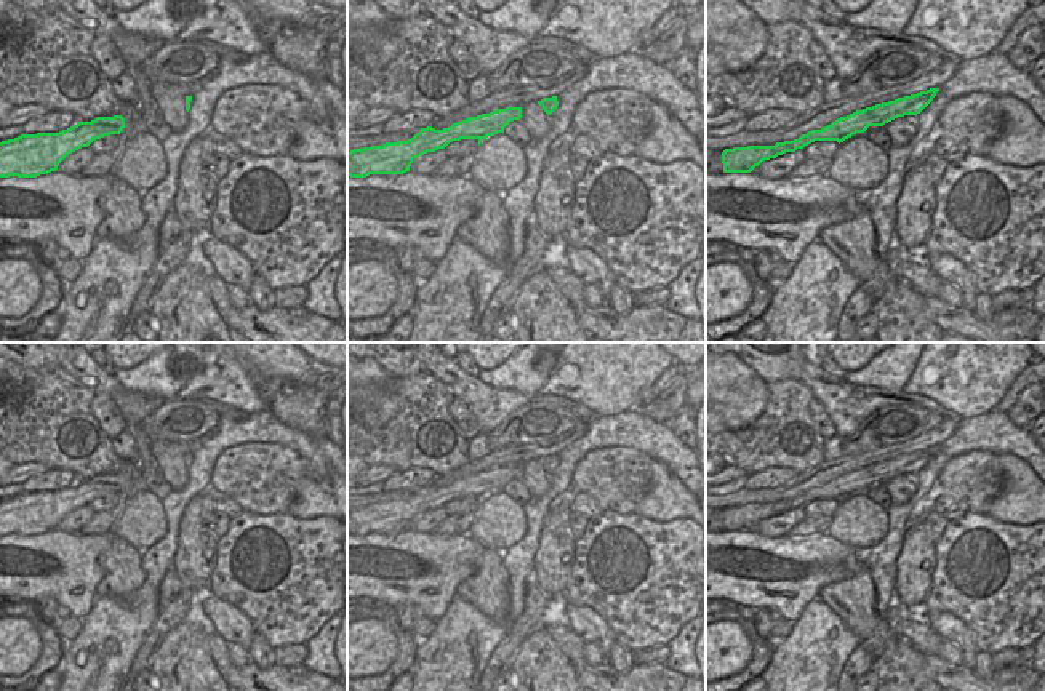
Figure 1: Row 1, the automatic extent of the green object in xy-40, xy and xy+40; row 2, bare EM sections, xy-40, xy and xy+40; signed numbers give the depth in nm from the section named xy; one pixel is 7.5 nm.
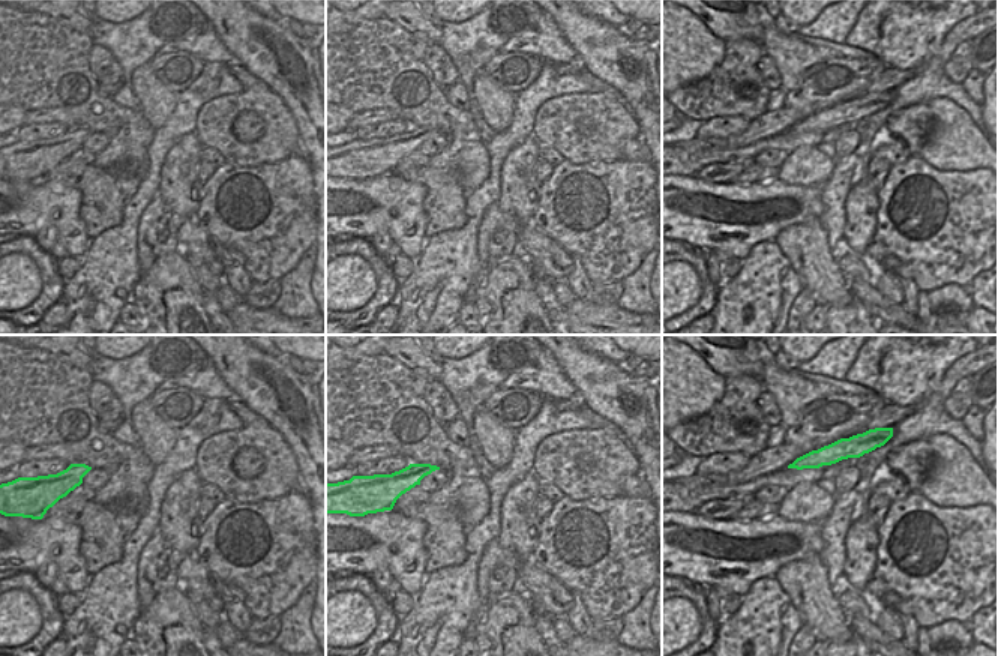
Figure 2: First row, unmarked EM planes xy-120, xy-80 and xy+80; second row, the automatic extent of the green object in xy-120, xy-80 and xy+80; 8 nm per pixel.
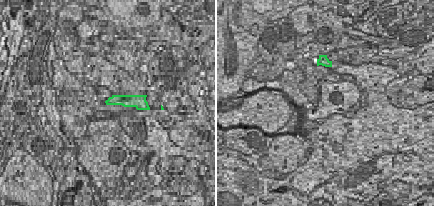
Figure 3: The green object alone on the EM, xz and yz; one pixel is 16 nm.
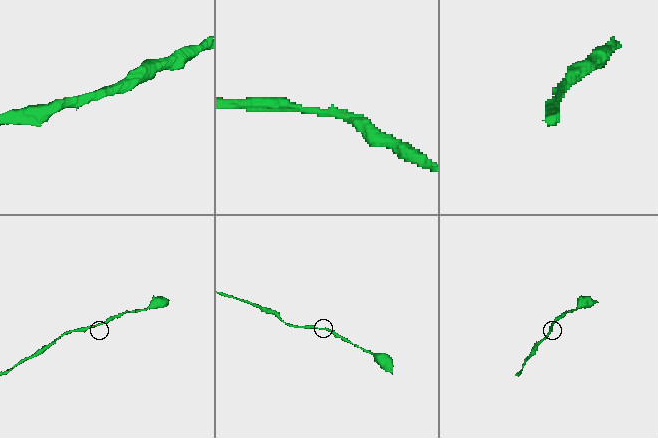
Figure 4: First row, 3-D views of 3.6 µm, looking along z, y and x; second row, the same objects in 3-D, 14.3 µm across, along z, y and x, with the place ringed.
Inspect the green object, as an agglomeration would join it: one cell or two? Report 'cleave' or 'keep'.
keep

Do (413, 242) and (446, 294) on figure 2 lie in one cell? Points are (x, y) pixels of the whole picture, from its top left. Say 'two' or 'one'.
two

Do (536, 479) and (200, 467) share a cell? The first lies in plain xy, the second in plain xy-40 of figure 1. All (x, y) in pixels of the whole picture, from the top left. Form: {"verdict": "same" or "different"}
{"verdict": "different"}

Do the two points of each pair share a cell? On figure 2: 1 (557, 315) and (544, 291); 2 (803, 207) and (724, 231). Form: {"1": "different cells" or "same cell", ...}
{"1": "same cell", "2": "same cell"}

